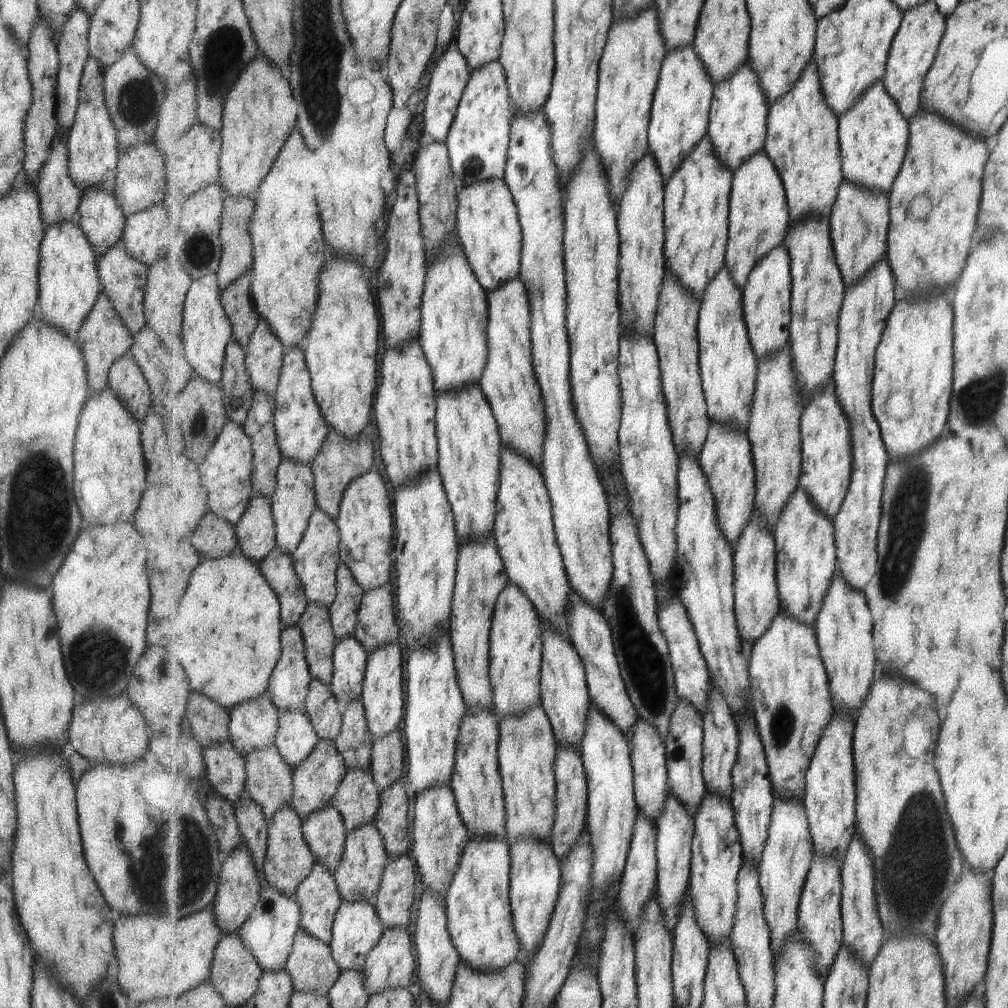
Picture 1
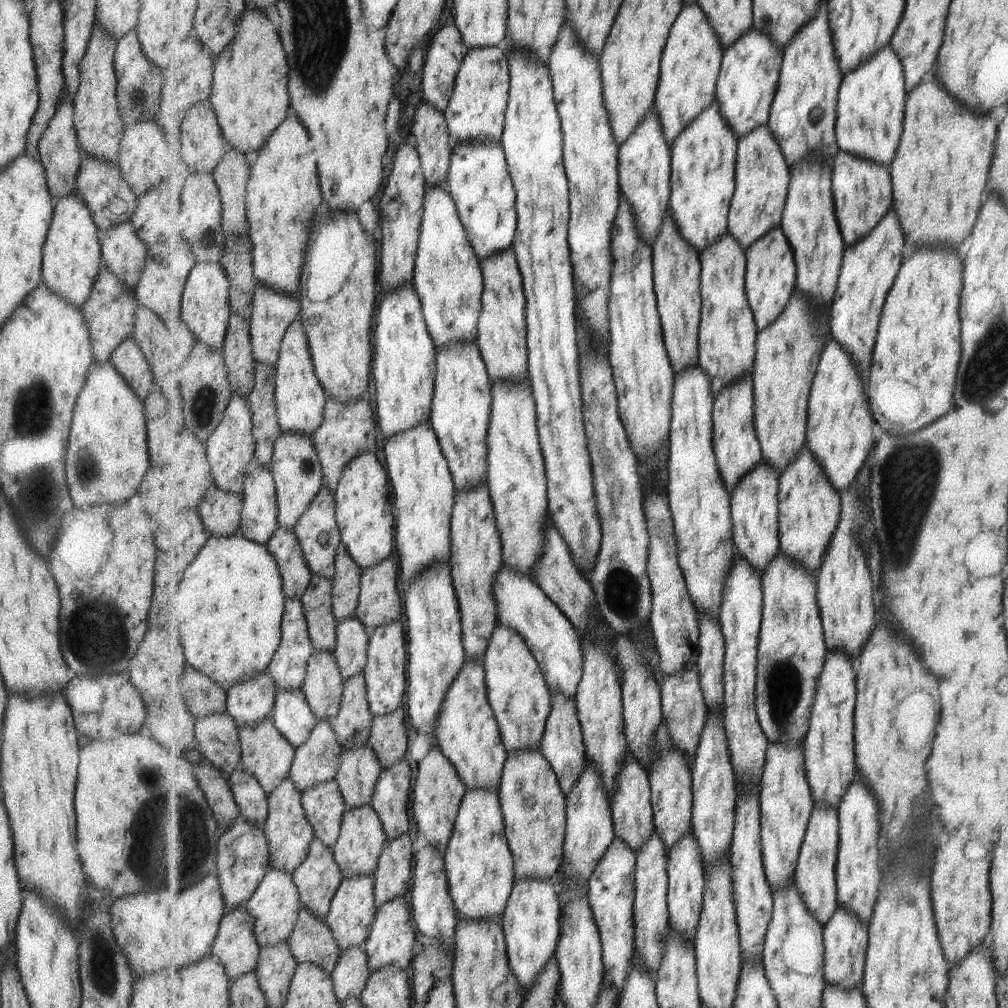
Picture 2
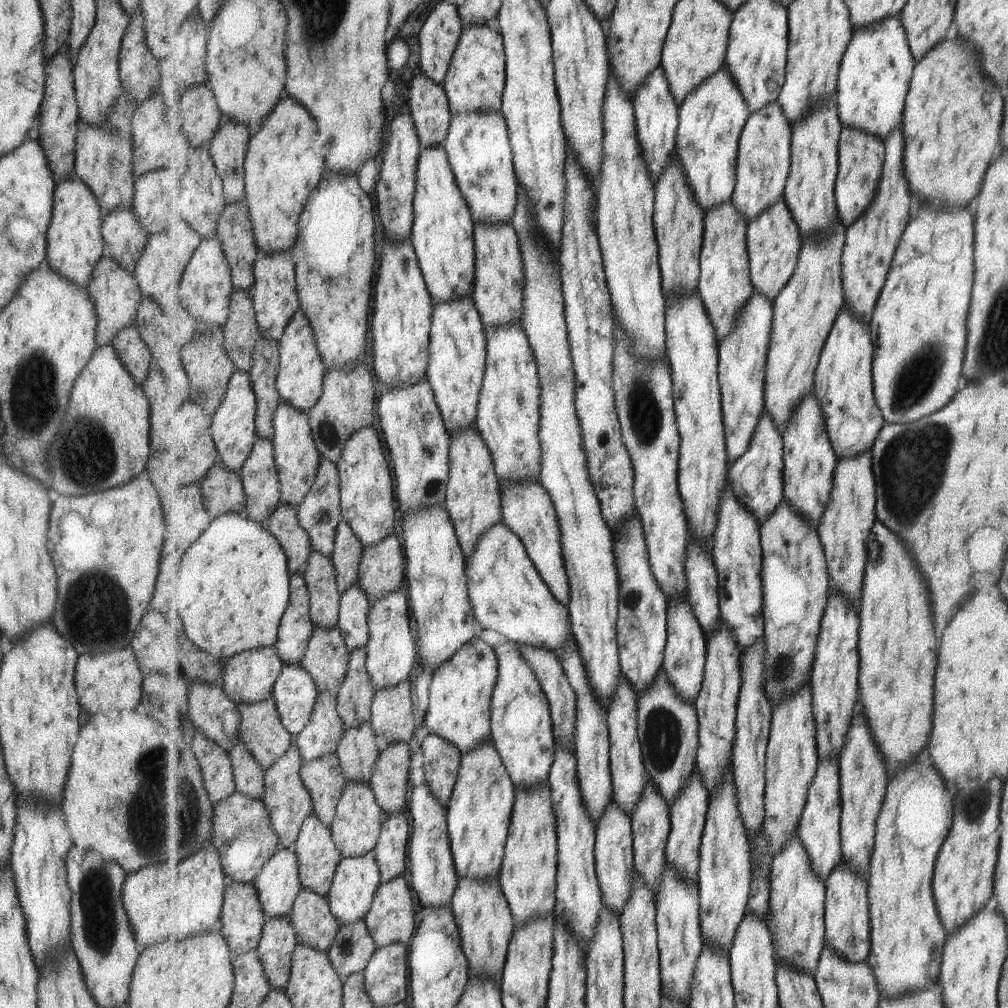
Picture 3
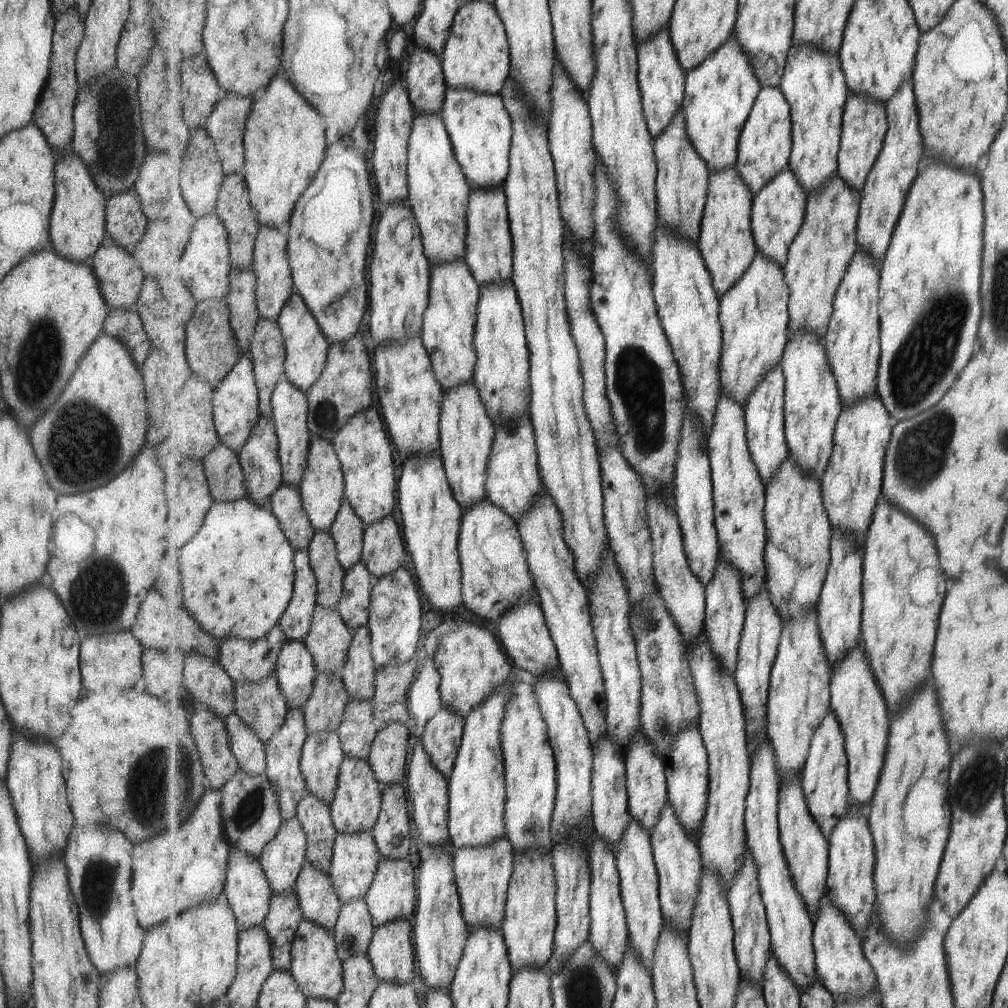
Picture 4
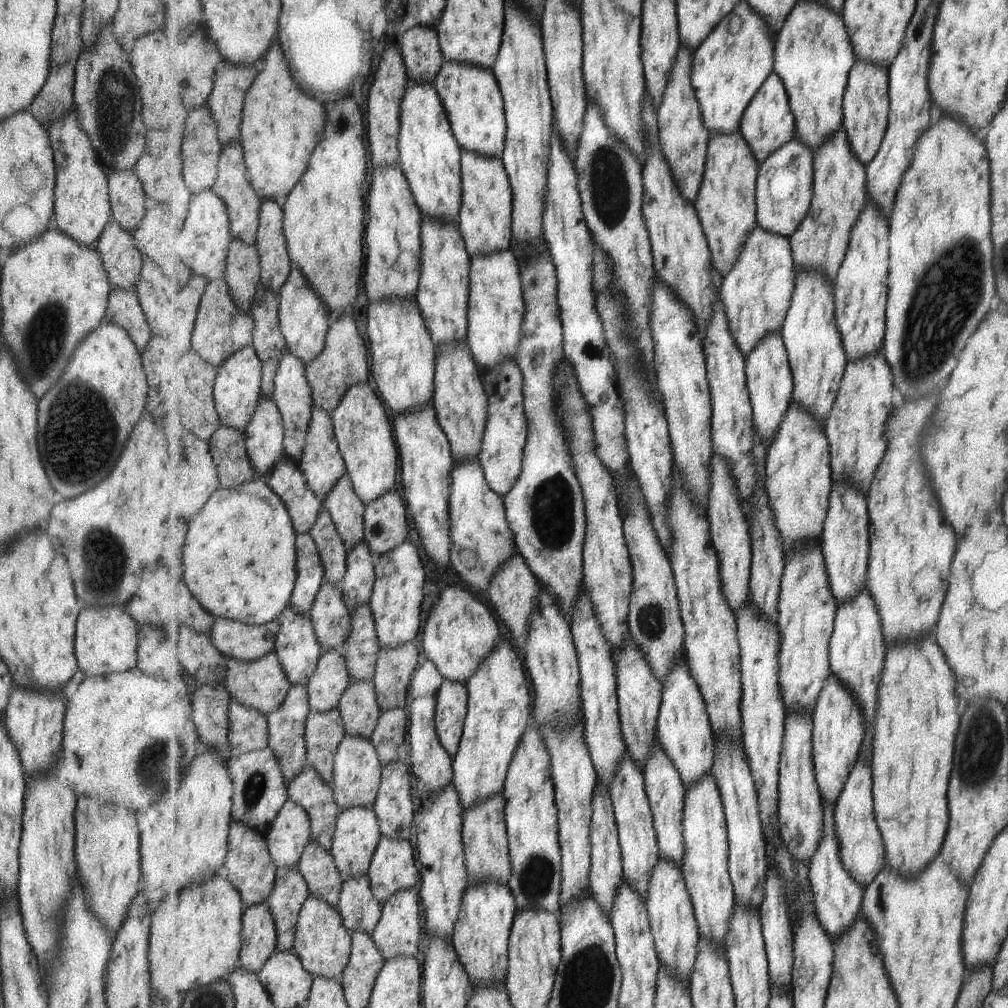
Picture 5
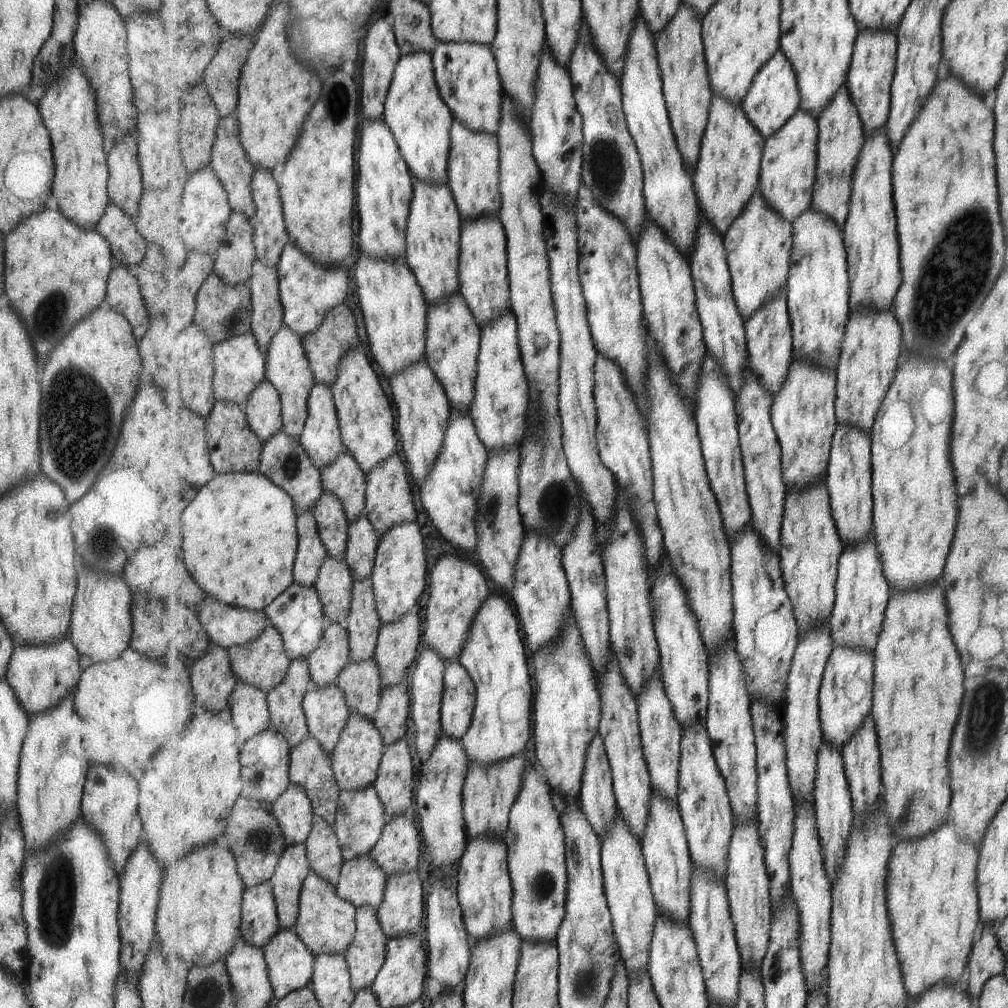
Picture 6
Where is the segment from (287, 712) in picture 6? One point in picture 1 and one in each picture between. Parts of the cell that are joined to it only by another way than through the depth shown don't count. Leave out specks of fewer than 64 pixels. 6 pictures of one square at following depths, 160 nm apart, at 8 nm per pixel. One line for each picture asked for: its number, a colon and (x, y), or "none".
1: (290, 861)
2: (289, 831)
3: (289, 802)
4: (284, 752)
5: (287, 724)

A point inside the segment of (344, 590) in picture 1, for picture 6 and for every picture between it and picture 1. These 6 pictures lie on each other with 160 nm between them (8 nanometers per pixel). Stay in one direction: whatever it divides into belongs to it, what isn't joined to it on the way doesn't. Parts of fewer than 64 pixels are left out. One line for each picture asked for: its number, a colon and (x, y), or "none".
2: (348, 579)
3: (347, 556)
4: (348, 530)
5: (348, 510)
6: (345, 479)

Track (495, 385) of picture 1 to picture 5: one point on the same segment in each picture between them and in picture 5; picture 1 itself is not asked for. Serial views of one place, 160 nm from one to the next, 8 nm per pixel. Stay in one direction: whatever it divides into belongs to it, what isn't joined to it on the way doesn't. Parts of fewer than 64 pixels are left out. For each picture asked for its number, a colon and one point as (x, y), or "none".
2: (502, 336)
3: (500, 278)
4: (490, 244)
5: (486, 221)

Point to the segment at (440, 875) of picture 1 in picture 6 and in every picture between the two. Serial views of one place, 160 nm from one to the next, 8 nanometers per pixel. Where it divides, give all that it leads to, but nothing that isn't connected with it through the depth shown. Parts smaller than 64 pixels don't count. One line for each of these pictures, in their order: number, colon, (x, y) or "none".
2: (439, 792)
3: (442, 760)
4: (442, 736)
5: (453, 697)
6: (460, 697)

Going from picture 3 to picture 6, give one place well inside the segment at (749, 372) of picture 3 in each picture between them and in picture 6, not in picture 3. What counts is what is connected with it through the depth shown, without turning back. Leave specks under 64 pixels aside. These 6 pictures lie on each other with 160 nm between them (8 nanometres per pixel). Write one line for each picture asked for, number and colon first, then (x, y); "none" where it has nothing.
4: (755, 314)
5: (757, 294)
6: (759, 244)

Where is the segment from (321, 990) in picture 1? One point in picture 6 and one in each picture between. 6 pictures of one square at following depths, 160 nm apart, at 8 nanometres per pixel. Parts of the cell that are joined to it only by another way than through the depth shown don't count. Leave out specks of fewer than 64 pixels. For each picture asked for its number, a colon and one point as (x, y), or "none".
2: (312, 941)
3: (315, 923)
4: (319, 901)
5: (318, 866)
6: (324, 851)

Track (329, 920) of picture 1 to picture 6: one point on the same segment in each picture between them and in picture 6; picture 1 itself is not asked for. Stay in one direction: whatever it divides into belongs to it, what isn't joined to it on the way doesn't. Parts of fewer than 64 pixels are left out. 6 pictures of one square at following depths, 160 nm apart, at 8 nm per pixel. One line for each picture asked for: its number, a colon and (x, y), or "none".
2: (318, 879)
3: (319, 855)
4: (316, 816)
5: (310, 789)
6: (311, 767)

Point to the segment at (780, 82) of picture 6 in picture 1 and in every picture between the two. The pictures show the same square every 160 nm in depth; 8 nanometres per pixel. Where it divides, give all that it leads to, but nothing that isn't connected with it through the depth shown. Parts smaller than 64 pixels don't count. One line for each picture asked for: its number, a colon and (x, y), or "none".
1: (759, 211)
2: (763, 174)
3: (765, 150)
4: (765, 147)
5: (769, 123)

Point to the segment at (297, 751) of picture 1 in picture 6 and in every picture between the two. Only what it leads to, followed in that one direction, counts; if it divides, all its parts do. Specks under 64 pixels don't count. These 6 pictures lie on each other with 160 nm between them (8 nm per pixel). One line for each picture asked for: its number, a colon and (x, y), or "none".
2: (294, 717)
3: (296, 693)
4: (296, 671)
5: (298, 648)
6: (298, 615)

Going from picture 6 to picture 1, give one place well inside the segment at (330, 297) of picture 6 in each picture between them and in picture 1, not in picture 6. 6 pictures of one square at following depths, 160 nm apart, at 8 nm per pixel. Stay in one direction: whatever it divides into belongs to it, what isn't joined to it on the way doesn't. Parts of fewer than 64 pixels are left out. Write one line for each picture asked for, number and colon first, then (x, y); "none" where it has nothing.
1: (302, 429)
2: (300, 397)
3: (302, 374)
4: (307, 349)
5: (305, 320)

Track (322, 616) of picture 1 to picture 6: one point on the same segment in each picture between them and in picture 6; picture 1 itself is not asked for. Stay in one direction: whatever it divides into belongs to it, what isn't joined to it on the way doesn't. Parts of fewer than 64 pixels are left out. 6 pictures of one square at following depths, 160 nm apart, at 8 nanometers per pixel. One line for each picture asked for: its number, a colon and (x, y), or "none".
2: (319, 599)
3: (321, 577)
4: (329, 572)
5: (331, 547)
6: (333, 526)

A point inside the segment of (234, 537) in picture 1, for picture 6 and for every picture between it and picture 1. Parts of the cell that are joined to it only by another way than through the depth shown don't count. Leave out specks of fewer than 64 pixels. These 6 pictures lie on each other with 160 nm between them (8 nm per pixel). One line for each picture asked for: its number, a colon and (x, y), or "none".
2: (221, 512)
3: (223, 491)
4: (226, 478)
5: (228, 445)
6: (233, 446)

